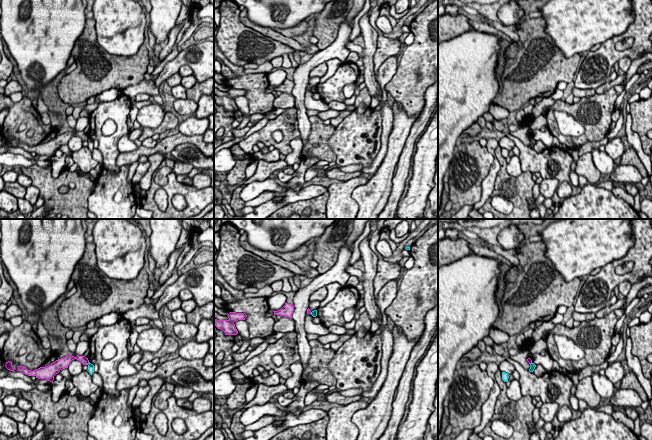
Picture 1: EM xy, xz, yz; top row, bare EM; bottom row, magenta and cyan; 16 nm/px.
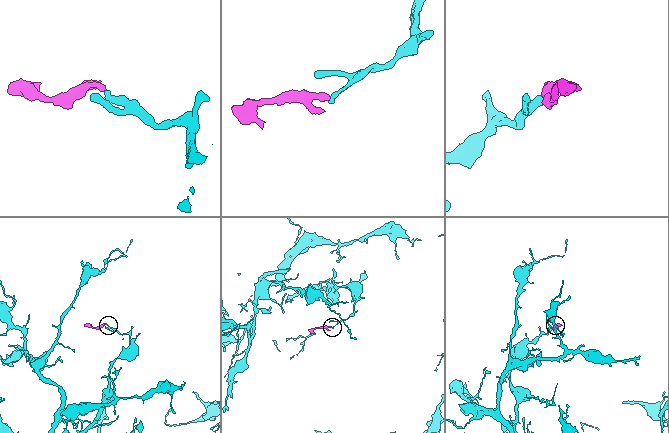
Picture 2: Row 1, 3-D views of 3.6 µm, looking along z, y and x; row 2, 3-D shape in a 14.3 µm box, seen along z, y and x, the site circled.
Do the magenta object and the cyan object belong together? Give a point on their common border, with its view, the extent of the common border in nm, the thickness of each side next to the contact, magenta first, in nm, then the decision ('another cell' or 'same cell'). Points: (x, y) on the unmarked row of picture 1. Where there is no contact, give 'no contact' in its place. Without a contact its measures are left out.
xy (87, 139) | 70 nm | 120/100 nm | another cell

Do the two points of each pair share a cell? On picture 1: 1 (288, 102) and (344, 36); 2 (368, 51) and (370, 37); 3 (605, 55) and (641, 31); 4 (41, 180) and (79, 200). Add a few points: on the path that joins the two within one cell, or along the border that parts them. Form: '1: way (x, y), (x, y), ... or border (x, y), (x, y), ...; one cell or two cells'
1: border (292, 94), (295, 105); two cells
2: way (370, 48), (370, 40); one cell
3: way (617, 55), (630, 53), (640, 43); one cell
4: way (50, 189), (61, 200), (70, 200); one cell

